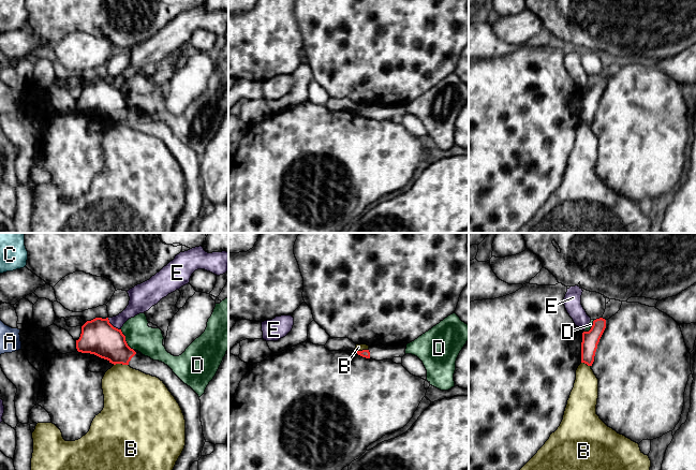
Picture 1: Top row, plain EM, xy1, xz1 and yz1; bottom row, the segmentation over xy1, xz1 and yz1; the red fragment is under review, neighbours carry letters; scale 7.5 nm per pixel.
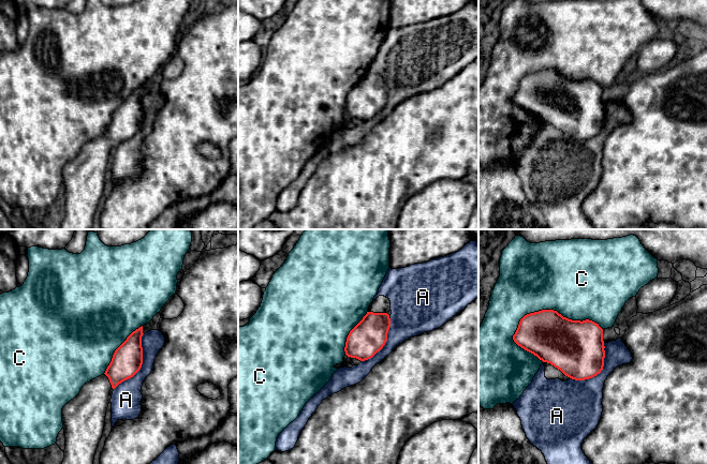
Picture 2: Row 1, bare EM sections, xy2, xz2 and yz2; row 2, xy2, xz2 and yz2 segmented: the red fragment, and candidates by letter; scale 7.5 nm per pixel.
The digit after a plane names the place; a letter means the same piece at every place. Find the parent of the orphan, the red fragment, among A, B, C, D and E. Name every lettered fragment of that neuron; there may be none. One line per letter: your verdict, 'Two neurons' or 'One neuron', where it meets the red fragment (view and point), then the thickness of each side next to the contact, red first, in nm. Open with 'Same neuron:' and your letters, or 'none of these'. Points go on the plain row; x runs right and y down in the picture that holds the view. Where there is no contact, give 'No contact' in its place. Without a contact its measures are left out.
Same neuron: none of these
A: Two neurons. Touches red at xy2 (142, 123). Thickness 220 nm (red) against 200 nm
B: Two neurons. Touches red at xy1 (120, 122). Thickness 260 nm (red) against 380 nm
C: Two neurons. Touches red at yz2 (551, 70). Thickness 360 nm (red) against 500 nm
D: Two neurons. Touches red at xy1 (124, 100). Thickness 260 nm (red) against 200 nm
E: Two neurons. Touches red at xy1 (112, 85). Thickness 260 nm (red) against 140 nm

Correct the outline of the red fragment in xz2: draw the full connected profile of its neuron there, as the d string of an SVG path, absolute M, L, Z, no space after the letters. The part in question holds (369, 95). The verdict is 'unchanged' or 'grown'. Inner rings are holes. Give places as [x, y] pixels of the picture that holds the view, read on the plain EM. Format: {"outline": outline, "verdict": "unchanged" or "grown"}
{"outline": "M367 72L350 91L344 107L345 115L360 121L372 118L385 105L389 87L387 73Z", "verdict": "unchanged"}

